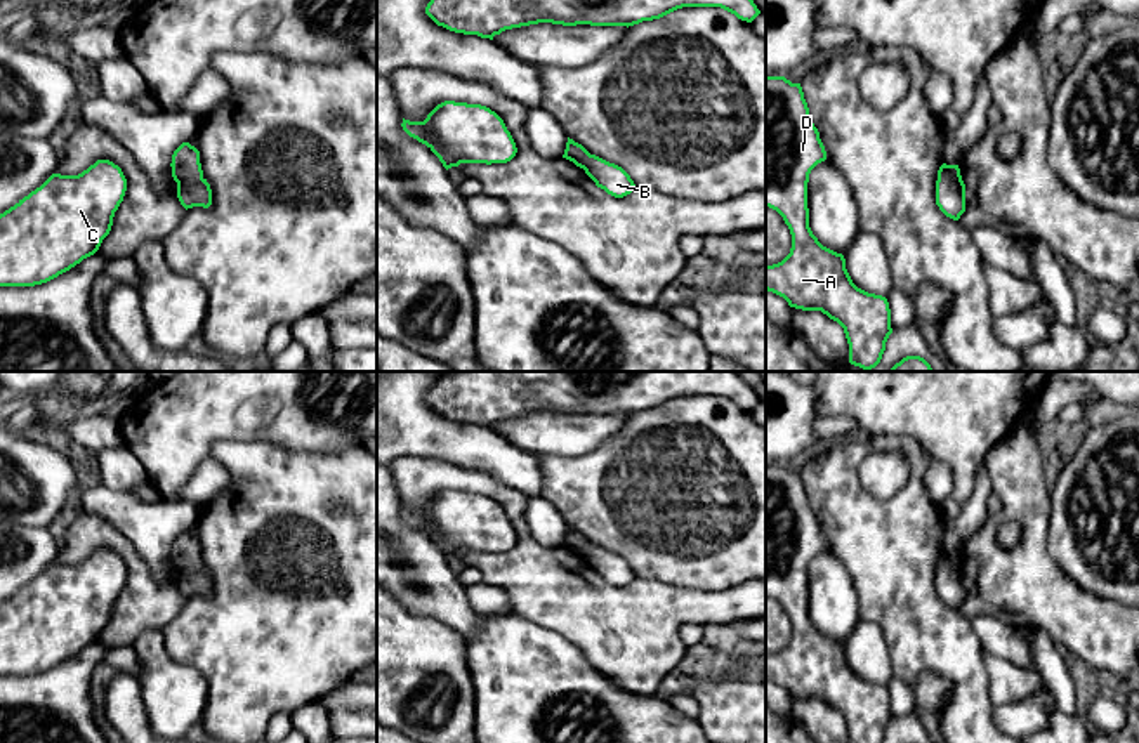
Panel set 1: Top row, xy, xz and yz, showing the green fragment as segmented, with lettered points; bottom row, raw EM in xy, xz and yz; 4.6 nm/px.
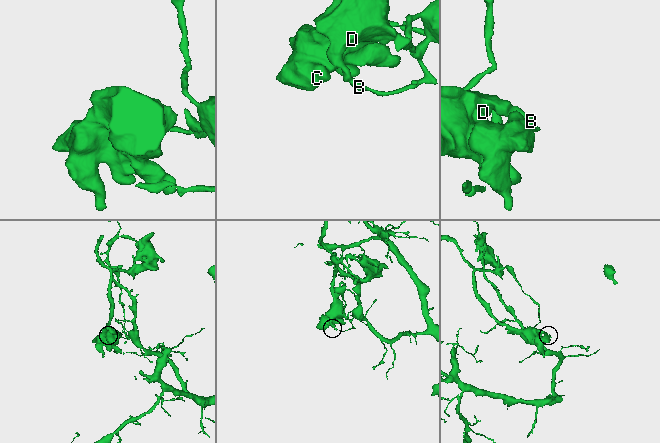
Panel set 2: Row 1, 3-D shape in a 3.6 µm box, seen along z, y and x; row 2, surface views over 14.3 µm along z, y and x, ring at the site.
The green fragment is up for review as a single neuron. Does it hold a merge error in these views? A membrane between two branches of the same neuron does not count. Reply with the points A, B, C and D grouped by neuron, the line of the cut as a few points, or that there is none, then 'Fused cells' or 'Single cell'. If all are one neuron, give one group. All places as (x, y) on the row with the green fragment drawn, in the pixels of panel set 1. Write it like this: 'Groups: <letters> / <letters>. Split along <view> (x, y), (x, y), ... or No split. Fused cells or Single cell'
Groups: A C D / B. Split along xy (204, 179), (198, 190), (184, 190), (177, 181). Fused cells

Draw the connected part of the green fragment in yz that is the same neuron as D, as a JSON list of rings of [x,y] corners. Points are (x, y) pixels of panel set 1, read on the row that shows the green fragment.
[[[766,76],[766,207],[776,210],[792,234],[790,253],[766,266],[766,290],[783,297],[790,307],[821,311],[837,321],[849,344],[849,363],[875,368],[892,333],[889,302],[882,295],[858,288],[842,253],[823,247],[809,227],[807,182],[811,170],[826,160],[825,146],[814,127],[800,83],[785,76]]]

